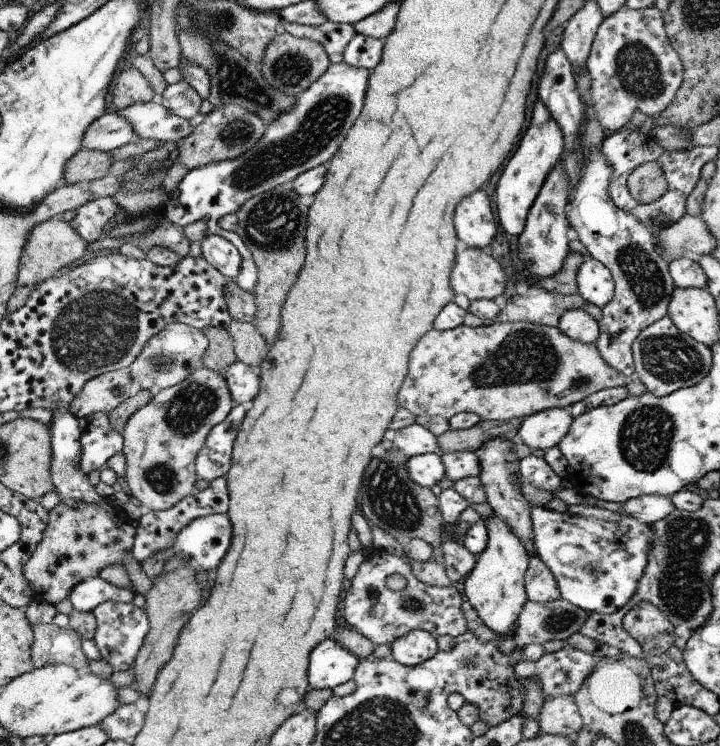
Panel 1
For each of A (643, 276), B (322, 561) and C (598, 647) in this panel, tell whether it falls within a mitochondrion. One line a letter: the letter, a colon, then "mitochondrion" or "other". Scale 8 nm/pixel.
A: mitochondrion
B: other
C: other

